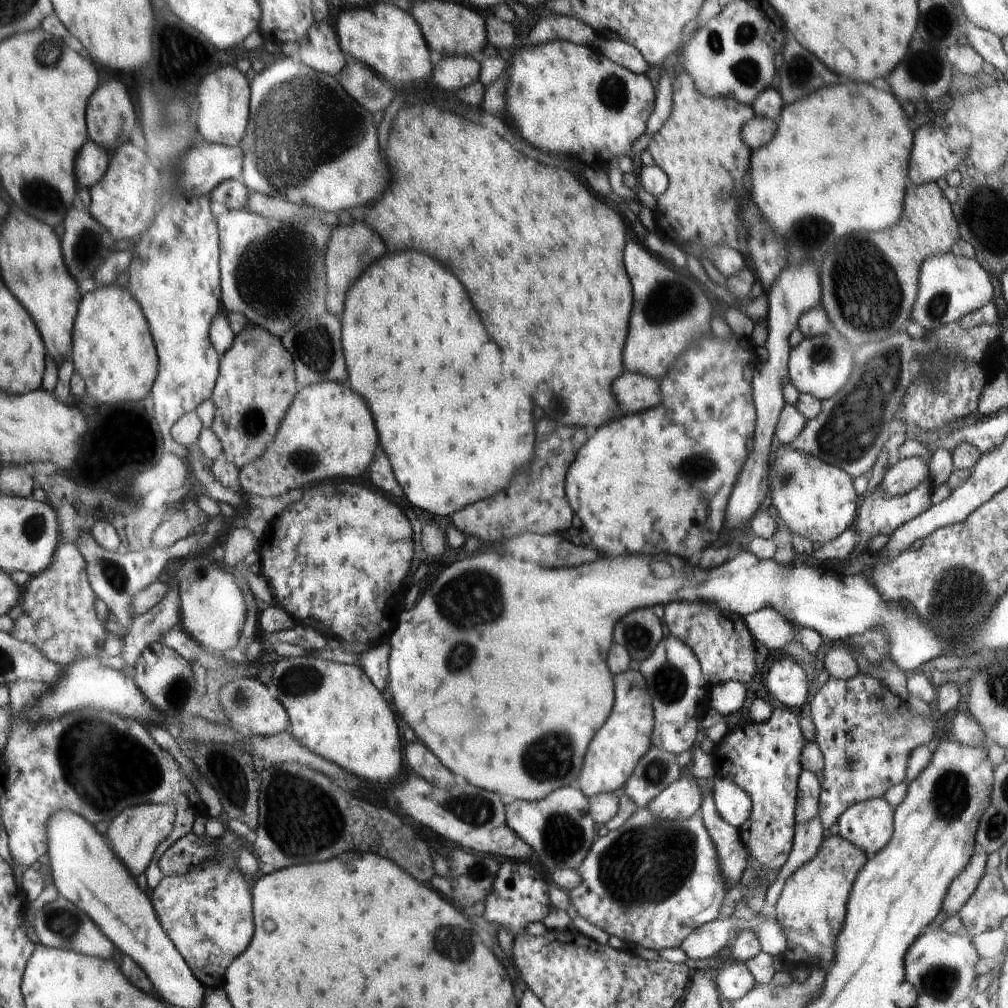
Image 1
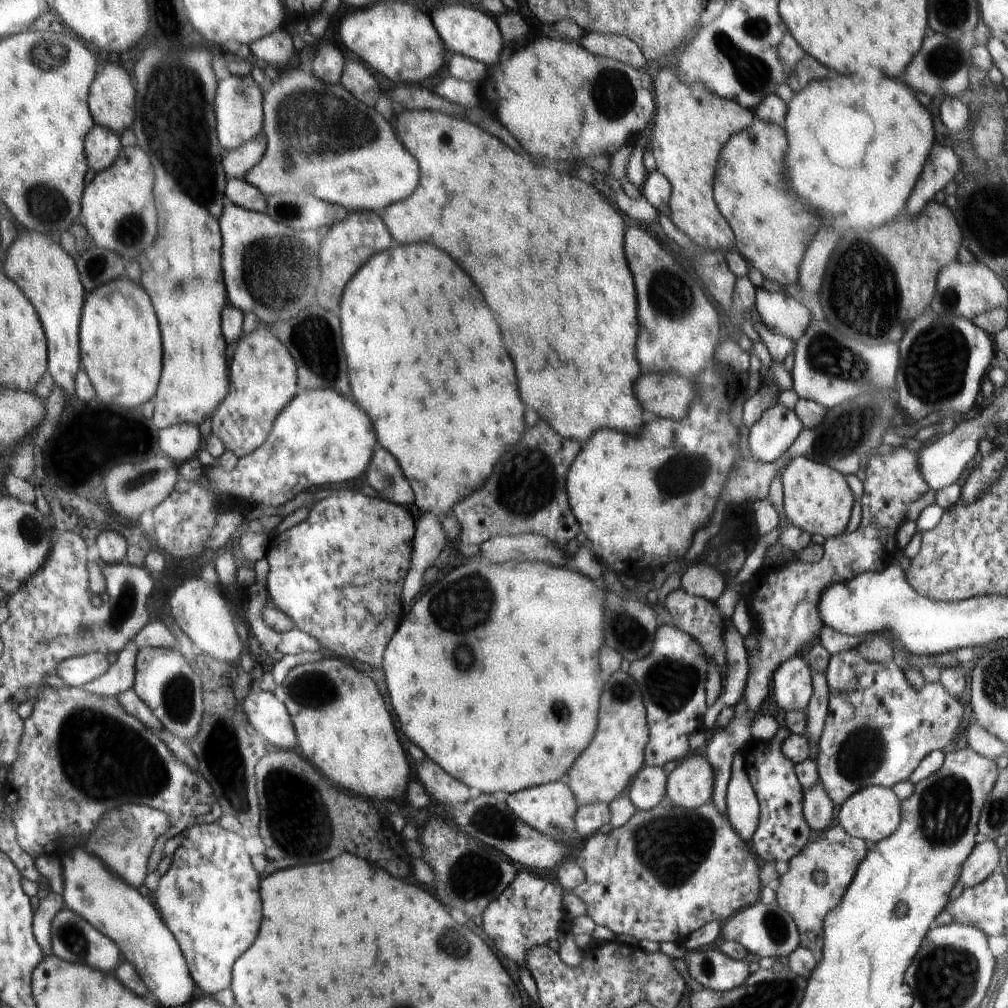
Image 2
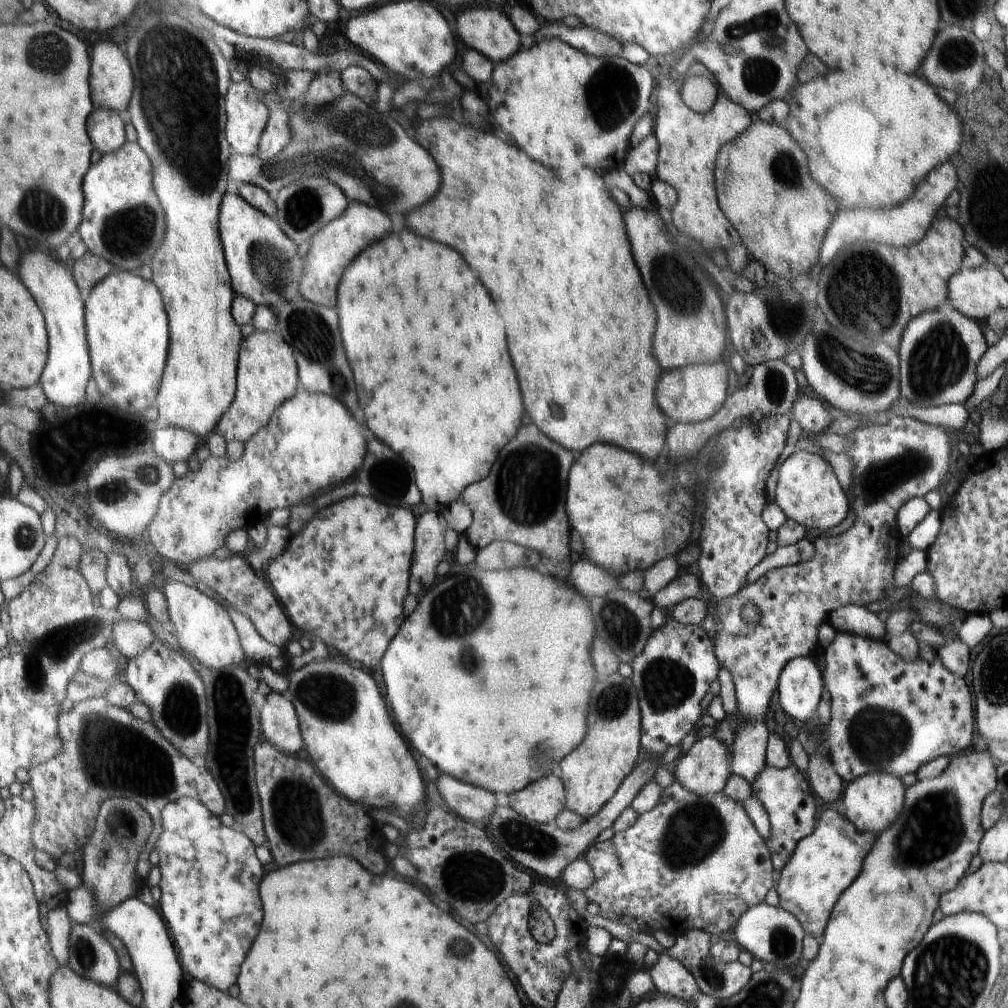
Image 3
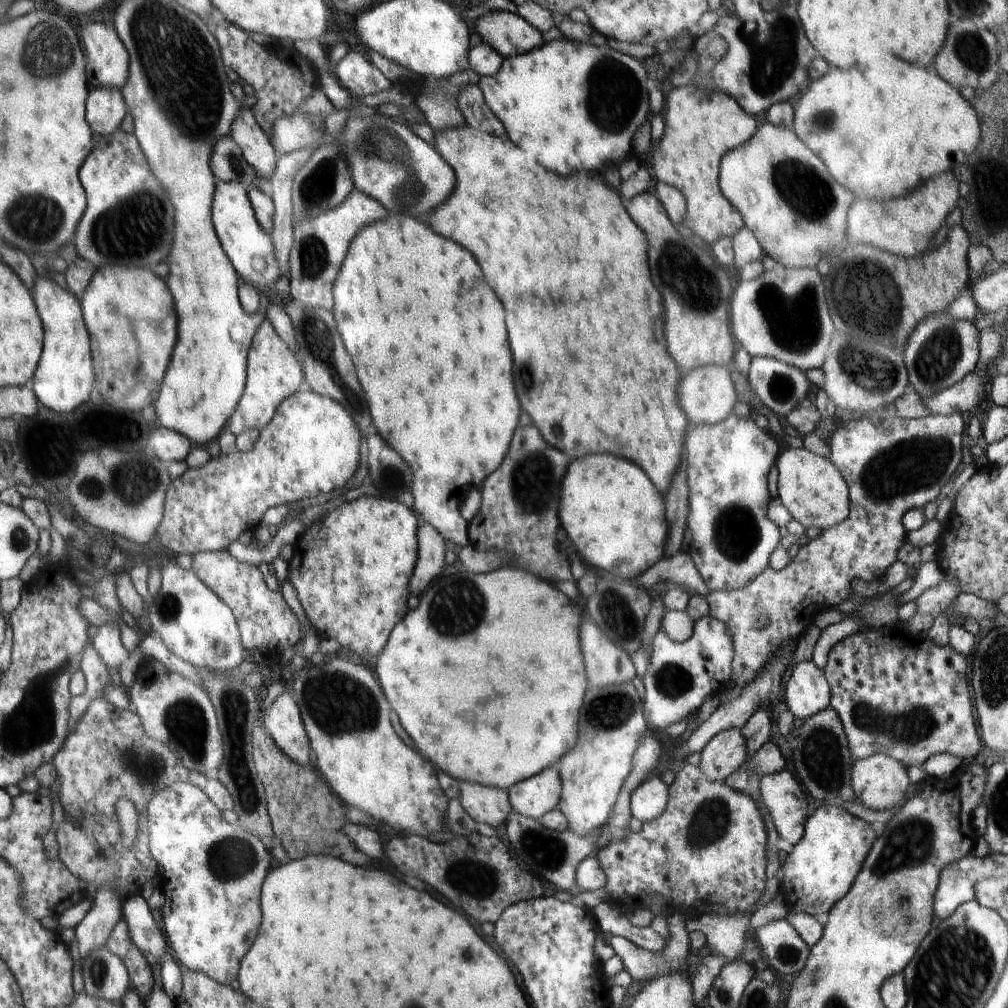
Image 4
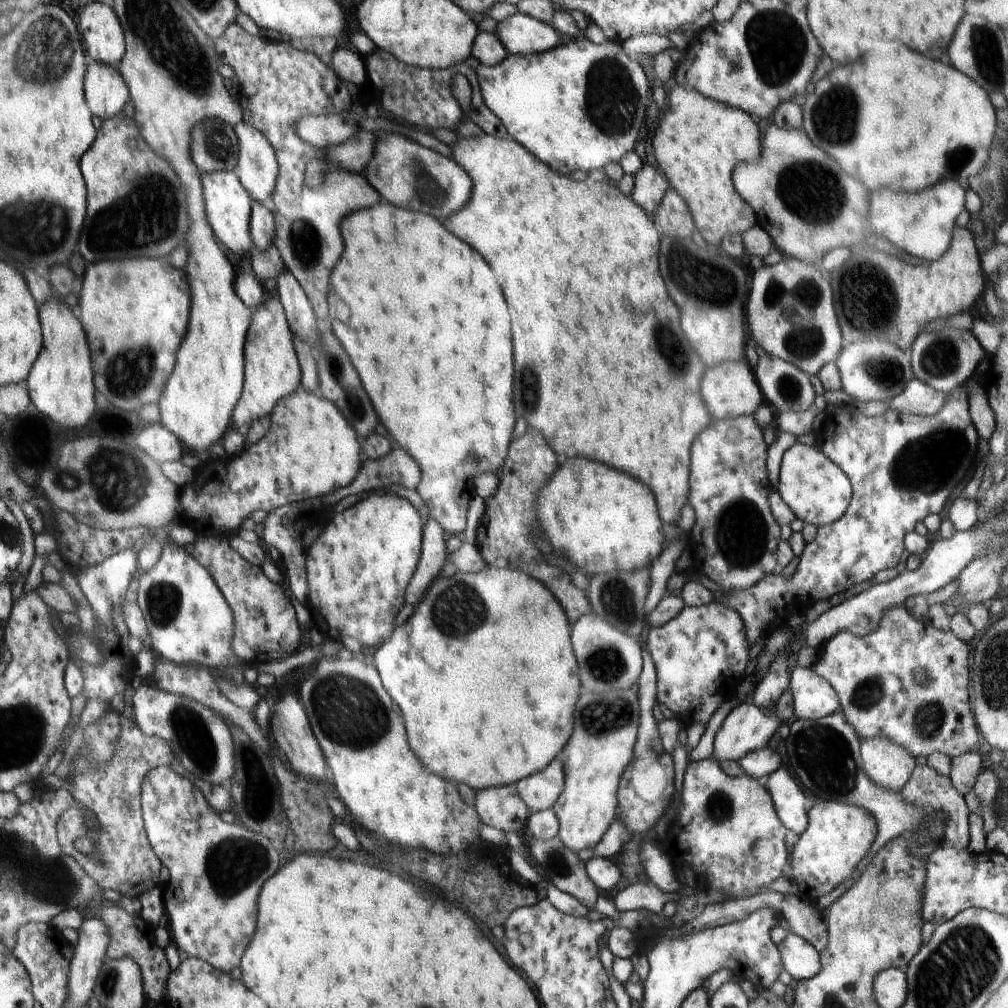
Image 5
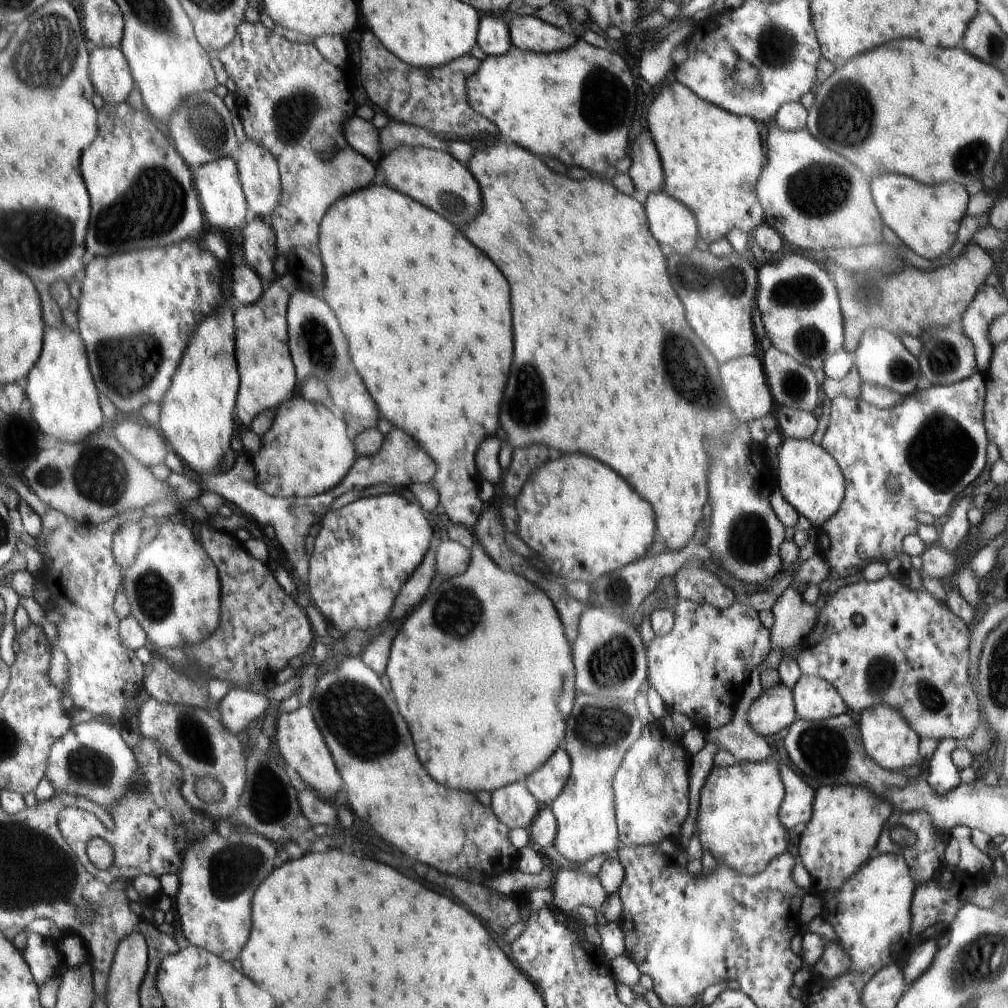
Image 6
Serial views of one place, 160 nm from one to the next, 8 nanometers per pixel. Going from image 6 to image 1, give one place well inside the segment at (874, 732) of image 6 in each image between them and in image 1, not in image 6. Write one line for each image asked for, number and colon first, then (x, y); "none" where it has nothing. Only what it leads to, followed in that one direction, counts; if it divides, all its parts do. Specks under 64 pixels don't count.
1: (868, 825)
2: (872, 814)
3: (873, 801)
4: (879, 782)
5: (886, 765)

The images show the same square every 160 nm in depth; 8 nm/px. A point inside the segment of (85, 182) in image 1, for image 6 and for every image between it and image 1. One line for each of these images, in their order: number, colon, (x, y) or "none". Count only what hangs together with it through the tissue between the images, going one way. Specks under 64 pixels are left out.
2: (103, 147)
3: (107, 129)
4: (106, 109)
5: (107, 92)
6: (110, 70)

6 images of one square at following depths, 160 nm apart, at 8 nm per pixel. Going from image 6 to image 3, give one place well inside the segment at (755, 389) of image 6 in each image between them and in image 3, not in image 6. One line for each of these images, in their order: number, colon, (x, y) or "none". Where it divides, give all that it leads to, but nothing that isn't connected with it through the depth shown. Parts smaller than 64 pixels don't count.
3: (693, 394)
4: (707, 395)
5: (730, 389)

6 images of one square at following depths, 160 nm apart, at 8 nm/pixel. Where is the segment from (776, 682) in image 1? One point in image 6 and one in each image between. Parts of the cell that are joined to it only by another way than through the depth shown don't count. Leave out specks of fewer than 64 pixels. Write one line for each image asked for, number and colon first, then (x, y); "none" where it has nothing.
2: (792, 680)
3: (800, 688)
4: (806, 691)
5: (813, 698)
6: (815, 699)

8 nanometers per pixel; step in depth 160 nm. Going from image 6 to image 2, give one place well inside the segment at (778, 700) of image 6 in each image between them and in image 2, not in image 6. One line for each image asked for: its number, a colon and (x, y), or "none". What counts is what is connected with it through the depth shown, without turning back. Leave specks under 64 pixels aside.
2: (690, 784)
3: (706, 768)
4: (724, 754)
5: (746, 728)

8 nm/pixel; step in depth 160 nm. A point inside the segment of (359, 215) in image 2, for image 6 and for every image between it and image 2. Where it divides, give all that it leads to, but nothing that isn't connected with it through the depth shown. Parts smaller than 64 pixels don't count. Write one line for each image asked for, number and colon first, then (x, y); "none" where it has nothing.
3: (334, 246)
4: (319, 247)
5: (278, 84)
6: (290, 98)

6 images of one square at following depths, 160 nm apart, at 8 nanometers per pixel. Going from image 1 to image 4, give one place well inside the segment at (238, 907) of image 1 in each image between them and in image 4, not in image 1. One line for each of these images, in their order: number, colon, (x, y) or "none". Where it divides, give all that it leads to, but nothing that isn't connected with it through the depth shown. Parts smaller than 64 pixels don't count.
2: (208, 898)
3: (210, 874)
4: (209, 864)

